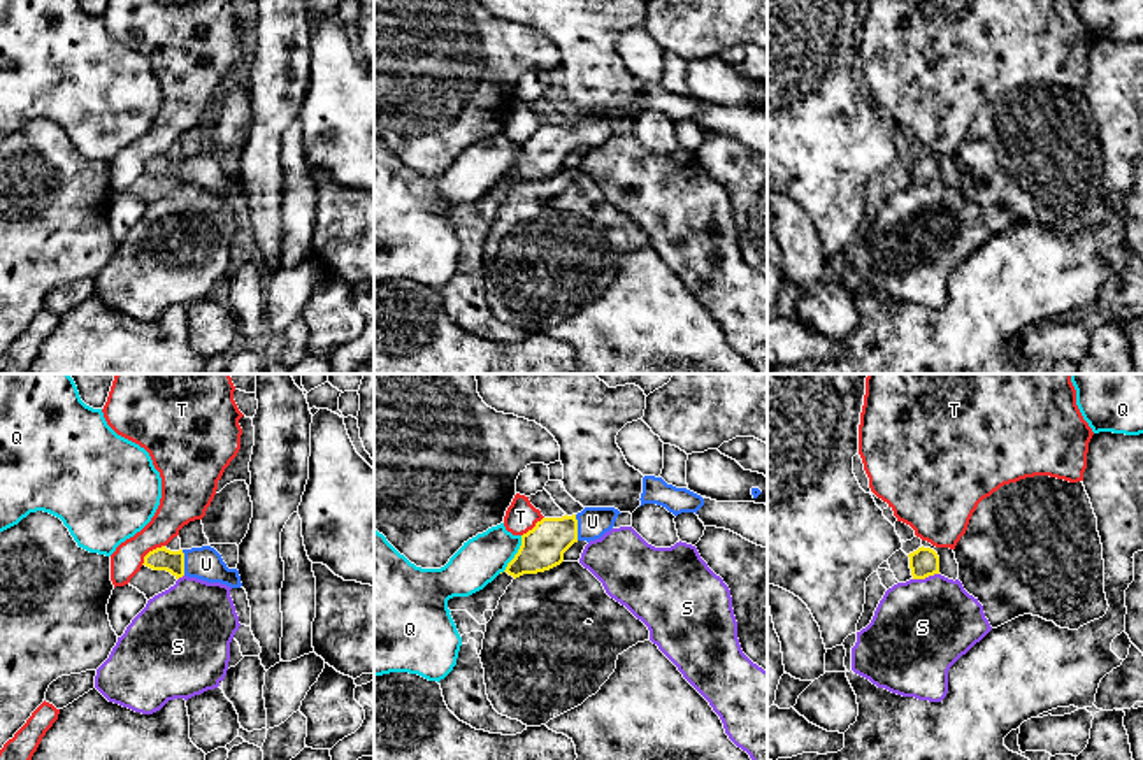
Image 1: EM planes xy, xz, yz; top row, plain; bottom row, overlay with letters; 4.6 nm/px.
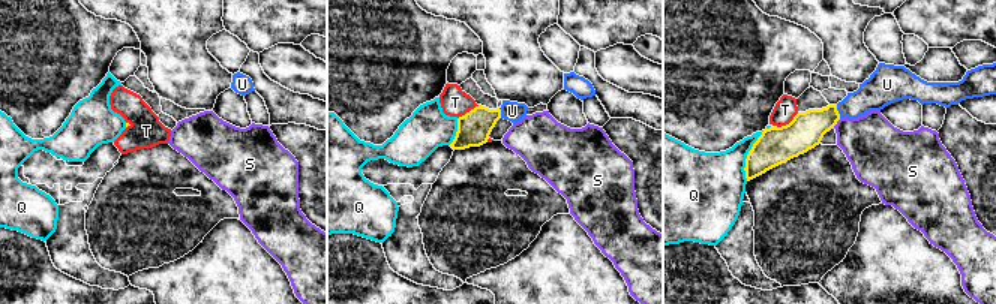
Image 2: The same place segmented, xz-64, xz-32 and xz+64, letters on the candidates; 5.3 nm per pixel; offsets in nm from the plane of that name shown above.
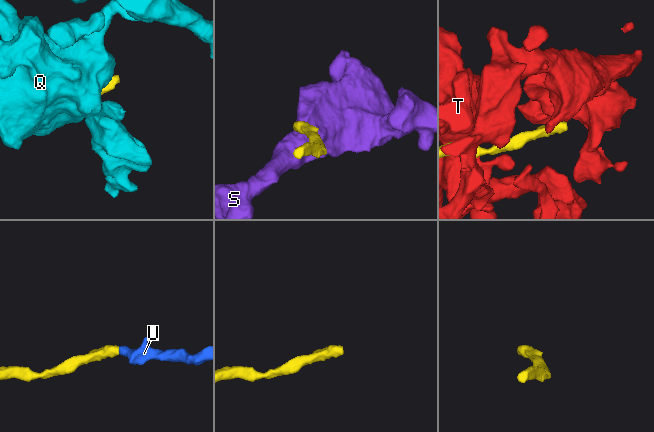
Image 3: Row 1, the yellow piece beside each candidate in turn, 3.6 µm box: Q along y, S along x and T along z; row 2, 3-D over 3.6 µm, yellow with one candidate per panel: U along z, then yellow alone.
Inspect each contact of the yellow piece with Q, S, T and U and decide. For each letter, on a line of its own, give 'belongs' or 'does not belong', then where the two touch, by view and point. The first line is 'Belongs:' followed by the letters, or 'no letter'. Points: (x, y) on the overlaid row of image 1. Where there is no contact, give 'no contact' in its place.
Belongs: U
Q: does not belong | xz (515, 555)
S: does not belong | yz (926, 576)
T: does not belong | xy (150, 552)
U: belongs | xy (183, 562)

